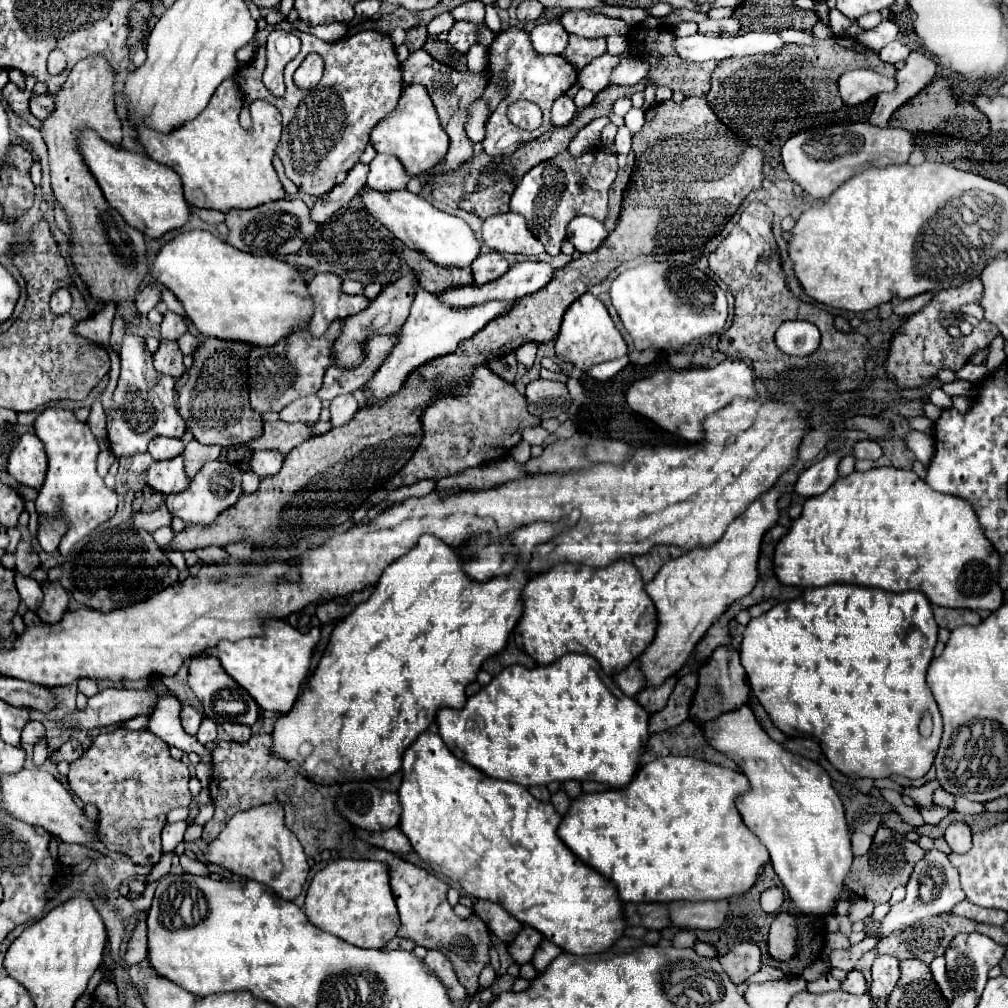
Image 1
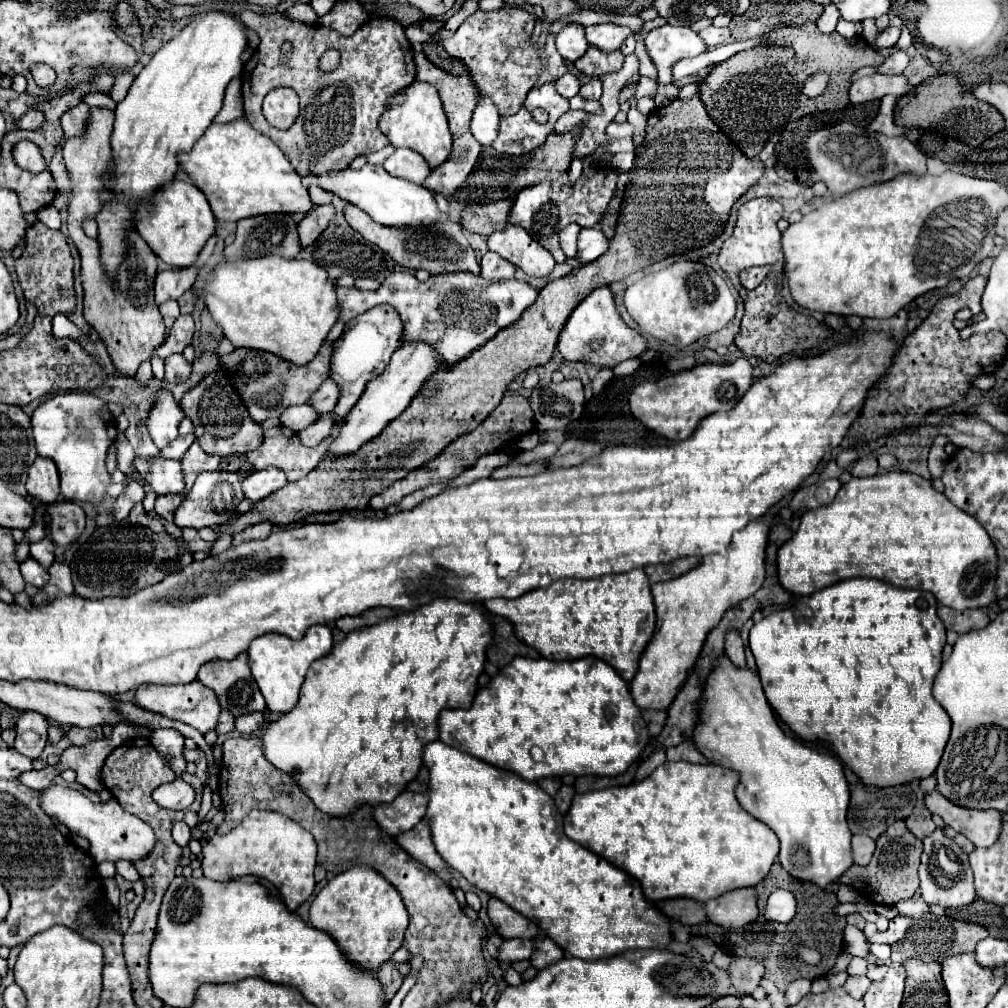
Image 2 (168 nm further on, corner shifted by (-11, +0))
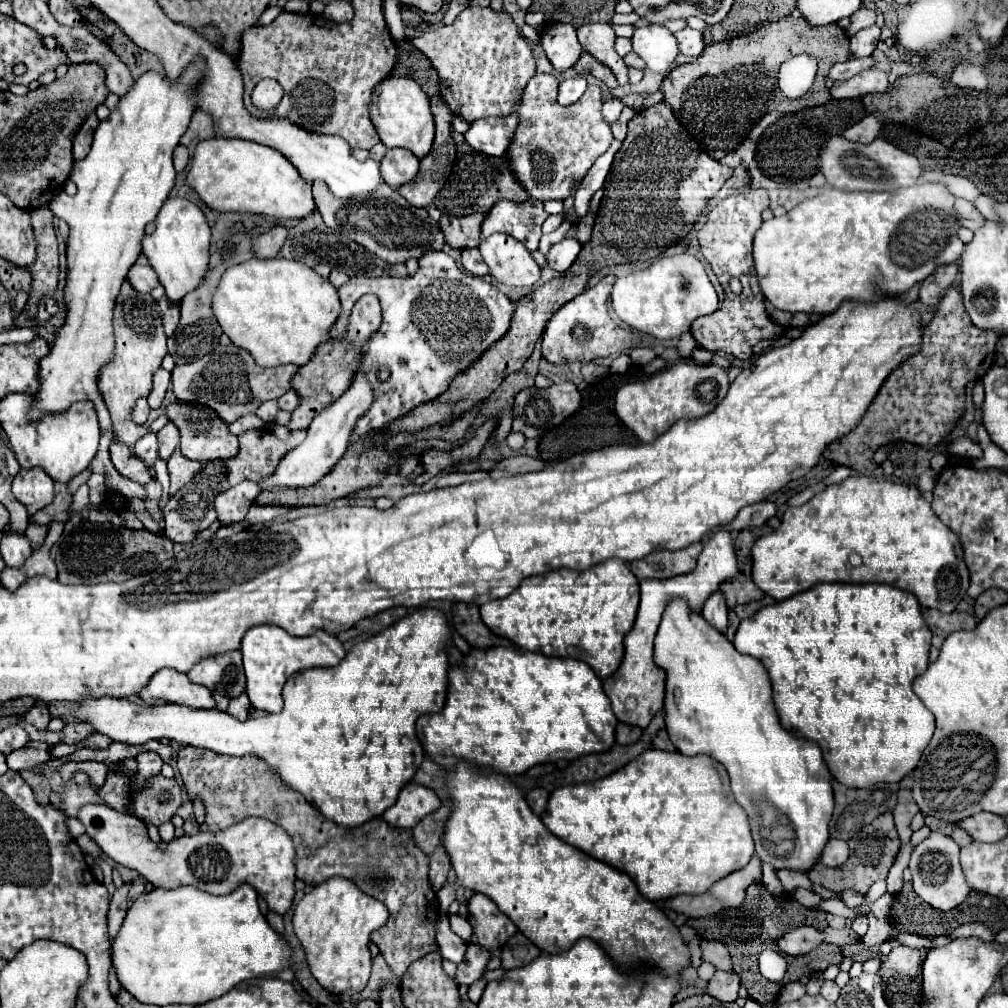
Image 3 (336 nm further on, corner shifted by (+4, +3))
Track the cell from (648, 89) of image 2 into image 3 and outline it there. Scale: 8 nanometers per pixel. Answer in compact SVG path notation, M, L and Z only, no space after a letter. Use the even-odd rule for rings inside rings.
M594 23L582 25L578 29L578 41L586 53L596 57L598 61L606 61L606 65L616 75L619 85L628 83L628 67L624 65L622 57L614 51L614 29L608 23Z

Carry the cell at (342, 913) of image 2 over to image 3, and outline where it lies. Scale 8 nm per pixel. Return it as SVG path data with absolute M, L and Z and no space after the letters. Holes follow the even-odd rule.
M332 877L322 885L306 893L296 905L292 923L294 933L300 939L306 961L316 981L334 995L356 995L360 993L370 977L370 933L386 925L388 909L382 901L362 893L350 881Z

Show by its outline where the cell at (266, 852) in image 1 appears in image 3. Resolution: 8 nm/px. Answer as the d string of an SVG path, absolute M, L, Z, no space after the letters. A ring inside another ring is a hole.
M86 805L80 809L78 819L84 823L86 833L98 843L98 847L116 863L138 871L148 883L162 889L176 889L192 885L212 895L232 893L238 885L252 885L258 895L266 895L268 907L284 915L294 899L294 845L278 825L264 821L262 817L248 817L226 831L196 833L172 839L170 843L156 845L146 831L146 825L134 817L120 813L106 805Z

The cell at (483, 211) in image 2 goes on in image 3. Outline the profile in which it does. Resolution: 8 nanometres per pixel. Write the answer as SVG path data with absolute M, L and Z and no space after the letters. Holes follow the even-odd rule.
M474 213L468 217L446 217L444 215L440 219L444 241L454 249L478 247L482 221L484 221L484 213Z

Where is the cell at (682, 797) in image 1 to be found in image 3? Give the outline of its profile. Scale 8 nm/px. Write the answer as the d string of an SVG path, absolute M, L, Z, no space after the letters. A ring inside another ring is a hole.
M646 749L608 777L556 789L548 797L542 823L550 833L578 851L628 873L650 901L666 901L684 893L706 893L716 881L742 869L754 855L748 817L730 793L726 769L708 755L688 757L662 749Z

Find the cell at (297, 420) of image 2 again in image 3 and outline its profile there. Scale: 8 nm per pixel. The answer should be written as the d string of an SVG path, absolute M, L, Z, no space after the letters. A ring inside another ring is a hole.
M264 401L264 403L258 407L256 415L258 415L264 423L270 423L272 417L274 417L278 411L280 411L280 409L276 409L276 401Z

